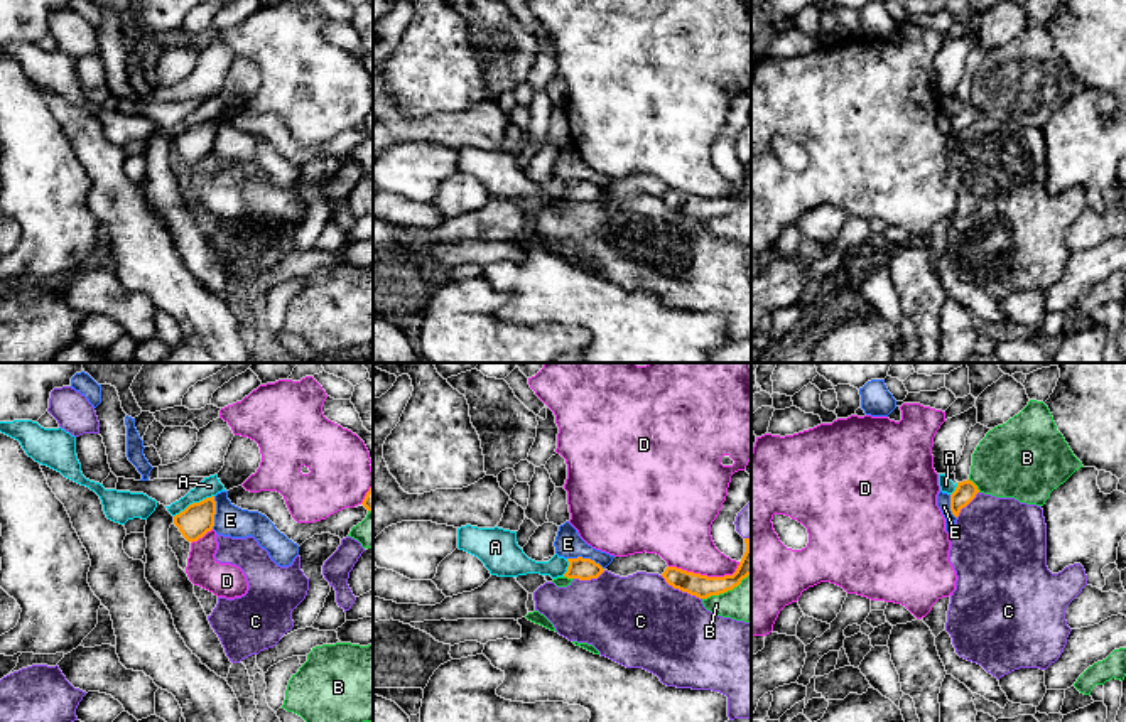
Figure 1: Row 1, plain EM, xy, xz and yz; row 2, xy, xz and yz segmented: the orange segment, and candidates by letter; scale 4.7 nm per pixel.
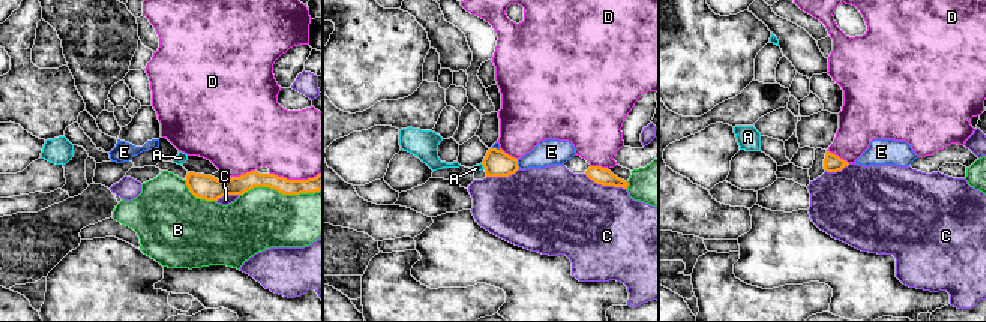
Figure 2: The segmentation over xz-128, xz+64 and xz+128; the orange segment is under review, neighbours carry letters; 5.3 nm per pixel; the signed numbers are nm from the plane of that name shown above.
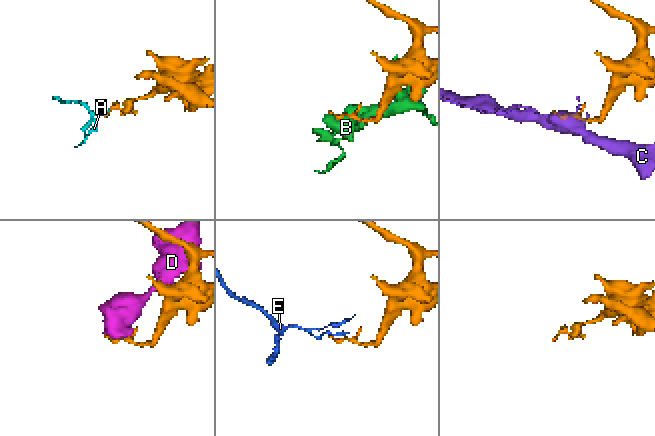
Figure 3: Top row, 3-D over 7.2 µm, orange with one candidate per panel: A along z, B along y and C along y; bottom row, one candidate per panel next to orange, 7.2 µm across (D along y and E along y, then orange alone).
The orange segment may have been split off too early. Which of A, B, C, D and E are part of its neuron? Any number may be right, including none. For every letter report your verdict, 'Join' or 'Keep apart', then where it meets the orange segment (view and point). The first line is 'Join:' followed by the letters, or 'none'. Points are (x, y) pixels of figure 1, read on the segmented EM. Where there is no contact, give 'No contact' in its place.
Join: none
A: Keep apart. Touches orange at xy (193, 503)
B: Keep apart. Touches orange at yz (974, 484)
C: Keep apart. Touches orange at xz (681, 589)
D: Keep apart. Touches orange at xz (706, 576)
E: Keep apart. Touches orange at xz (586, 559)

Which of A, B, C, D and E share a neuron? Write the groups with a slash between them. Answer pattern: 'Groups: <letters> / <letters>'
Groups: A / B / C / D / E

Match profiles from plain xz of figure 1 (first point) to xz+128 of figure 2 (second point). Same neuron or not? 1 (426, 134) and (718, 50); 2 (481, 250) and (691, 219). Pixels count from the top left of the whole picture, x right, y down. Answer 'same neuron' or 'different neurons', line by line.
1: different neurons
2: same neuron

